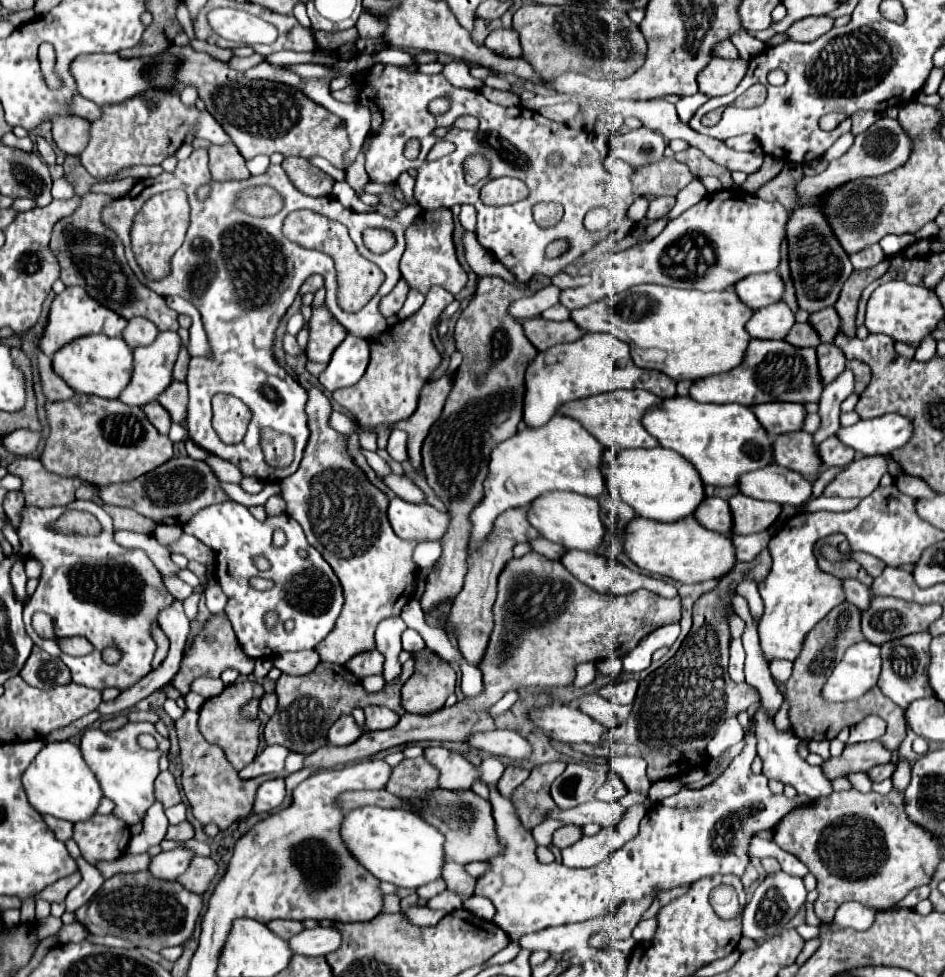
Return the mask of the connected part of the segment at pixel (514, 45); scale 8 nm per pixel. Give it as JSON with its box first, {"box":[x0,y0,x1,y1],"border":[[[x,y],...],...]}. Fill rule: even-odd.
{"box":[484,28,522,56],"border":[[[514,28],[492,30],[484,44],[502,56],[520,56],[522,54],[522,48],[518,44],[518,32],[514,32]]]}

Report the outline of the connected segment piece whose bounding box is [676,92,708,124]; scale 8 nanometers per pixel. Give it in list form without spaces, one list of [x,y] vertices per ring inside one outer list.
[[[694,94],[694,96],[684,96],[678,104],[676,104],[676,110],[678,110],[678,118],[682,124],[688,124],[688,120],[692,118],[692,114],[708,100],[706,94]]]

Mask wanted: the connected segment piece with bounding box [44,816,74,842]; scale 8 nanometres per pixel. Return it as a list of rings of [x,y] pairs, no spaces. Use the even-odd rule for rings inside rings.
[[[44,816],[44,822],[46,822],[46,824],[48,824],[48,828],[56,834],[56,838],[58,838],[58,840],[66,842],[66,840],[70,840],[70,838],[72,838],[74,824],[70,824],[70,822],[66,822],[66,820],[58,820],[58,818],[54,818],[54,816]]]

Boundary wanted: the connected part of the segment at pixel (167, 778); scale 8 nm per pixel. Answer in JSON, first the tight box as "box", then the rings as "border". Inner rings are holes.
{"box":[154,772,182,808],"border":[[[170,772],[160,774],[154,786],[156,786],[156,798],[164,804],[164,808],[170,808],[170,806],[182,802],[180,790],[178,790],[178,786],[174,782],[174,776]]]}

